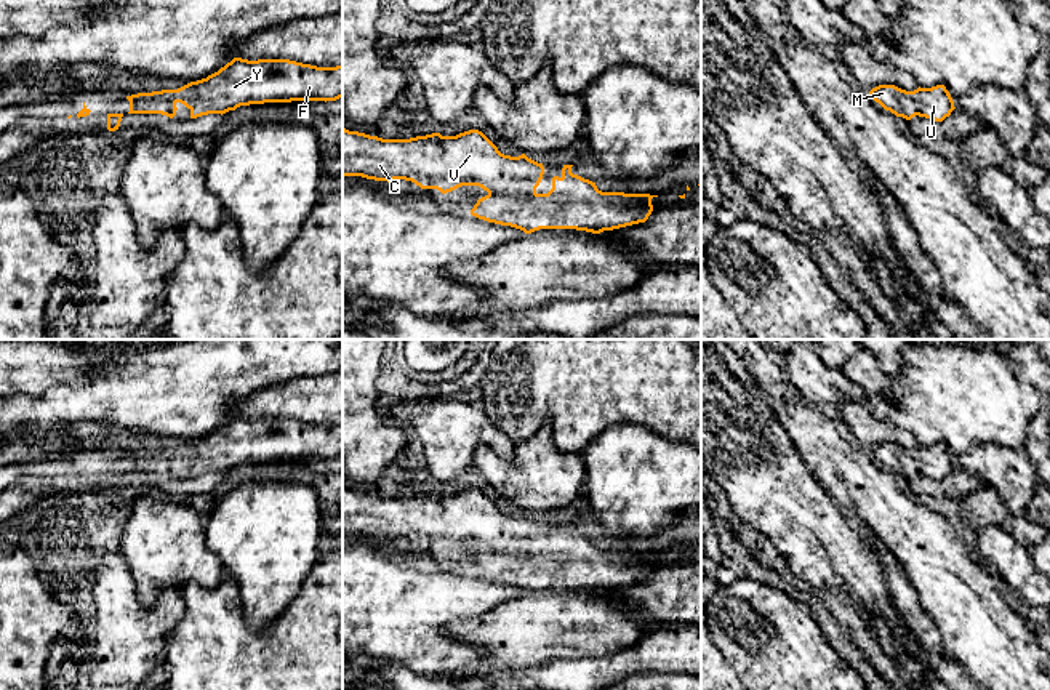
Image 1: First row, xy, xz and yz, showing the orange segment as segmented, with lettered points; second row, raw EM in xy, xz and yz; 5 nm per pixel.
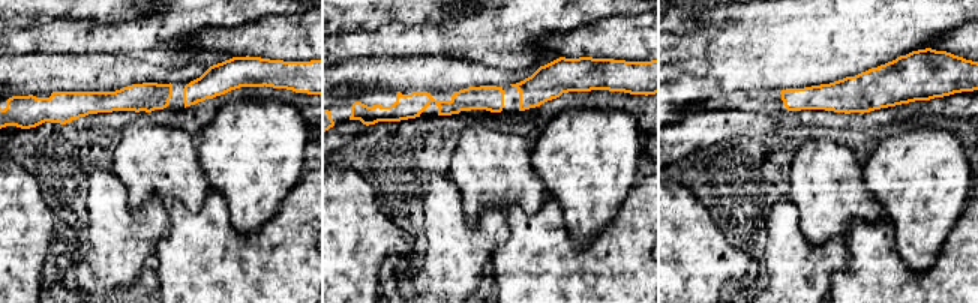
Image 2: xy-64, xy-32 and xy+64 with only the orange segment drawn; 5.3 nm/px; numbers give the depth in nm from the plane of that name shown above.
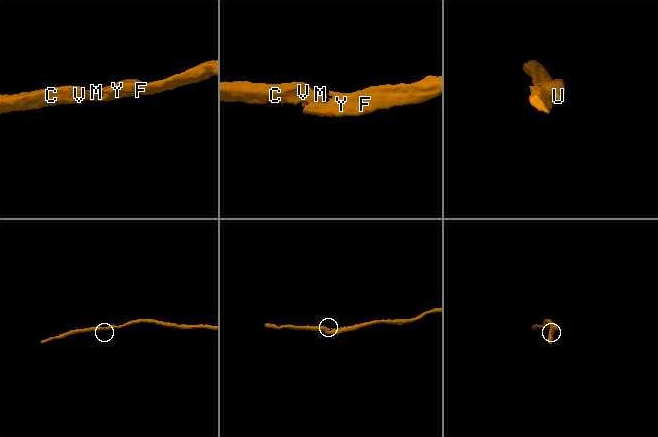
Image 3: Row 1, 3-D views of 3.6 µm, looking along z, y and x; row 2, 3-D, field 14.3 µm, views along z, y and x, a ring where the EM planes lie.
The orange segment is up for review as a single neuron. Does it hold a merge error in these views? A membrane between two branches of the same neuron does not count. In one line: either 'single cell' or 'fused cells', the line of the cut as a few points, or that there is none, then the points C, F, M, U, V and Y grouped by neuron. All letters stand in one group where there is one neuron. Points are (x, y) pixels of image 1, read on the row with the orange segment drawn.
single cell | no cut | C F M U V Y

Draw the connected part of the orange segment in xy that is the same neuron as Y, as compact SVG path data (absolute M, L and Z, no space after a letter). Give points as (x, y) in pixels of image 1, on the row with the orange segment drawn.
M234 58L218 72L206 78L190 82L178 90L162 90L126 96L128 114L162 114L170 118L176 115L176 104L181 102L190 110L190 118L208 114L226 114L240 106L291 101L336 101L343 98L343 66L317 67L290 59L248 61Z

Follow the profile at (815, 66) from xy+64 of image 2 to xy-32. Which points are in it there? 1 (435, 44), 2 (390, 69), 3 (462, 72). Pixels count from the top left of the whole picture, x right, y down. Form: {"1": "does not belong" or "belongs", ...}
{"1": "belongs", "2": "does not belong", "3": "does not belong"}

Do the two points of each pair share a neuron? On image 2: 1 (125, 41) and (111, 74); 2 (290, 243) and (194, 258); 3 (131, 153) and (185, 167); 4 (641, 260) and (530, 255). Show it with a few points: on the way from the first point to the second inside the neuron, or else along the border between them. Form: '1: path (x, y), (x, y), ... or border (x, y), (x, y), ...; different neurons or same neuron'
1: border (84, 53), (122, 53), (153, 65); different neurons
2: path (266, 255), (218, 258); same neuron
3: path (144, 159), (162, 161), (171, 167); same neuron
4: path (614, 260), (557, 260); same neuron

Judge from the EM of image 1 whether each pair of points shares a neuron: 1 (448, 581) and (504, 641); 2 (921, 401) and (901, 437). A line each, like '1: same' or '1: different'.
1: different
2: different

